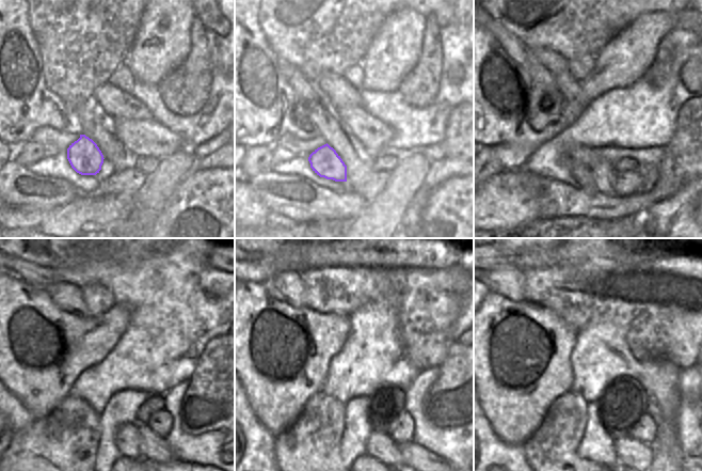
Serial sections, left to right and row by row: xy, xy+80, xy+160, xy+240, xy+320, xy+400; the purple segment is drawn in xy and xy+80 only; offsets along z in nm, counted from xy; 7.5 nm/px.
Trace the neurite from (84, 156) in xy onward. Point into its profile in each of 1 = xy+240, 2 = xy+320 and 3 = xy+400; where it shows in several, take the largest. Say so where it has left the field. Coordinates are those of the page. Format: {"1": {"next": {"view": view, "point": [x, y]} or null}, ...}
{"1": {"next": {"view": "xy+240", "point": [127, 439]}}, "2": {"next": {"view": "xy+320", "point": [381, 446]}}, "3": {"next": {"view": "xy+400", "point": [631, 452]}}}

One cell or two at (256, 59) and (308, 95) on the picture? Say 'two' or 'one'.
two

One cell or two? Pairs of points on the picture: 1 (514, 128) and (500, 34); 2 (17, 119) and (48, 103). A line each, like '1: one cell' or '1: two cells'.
1: two cells
2: one cell

